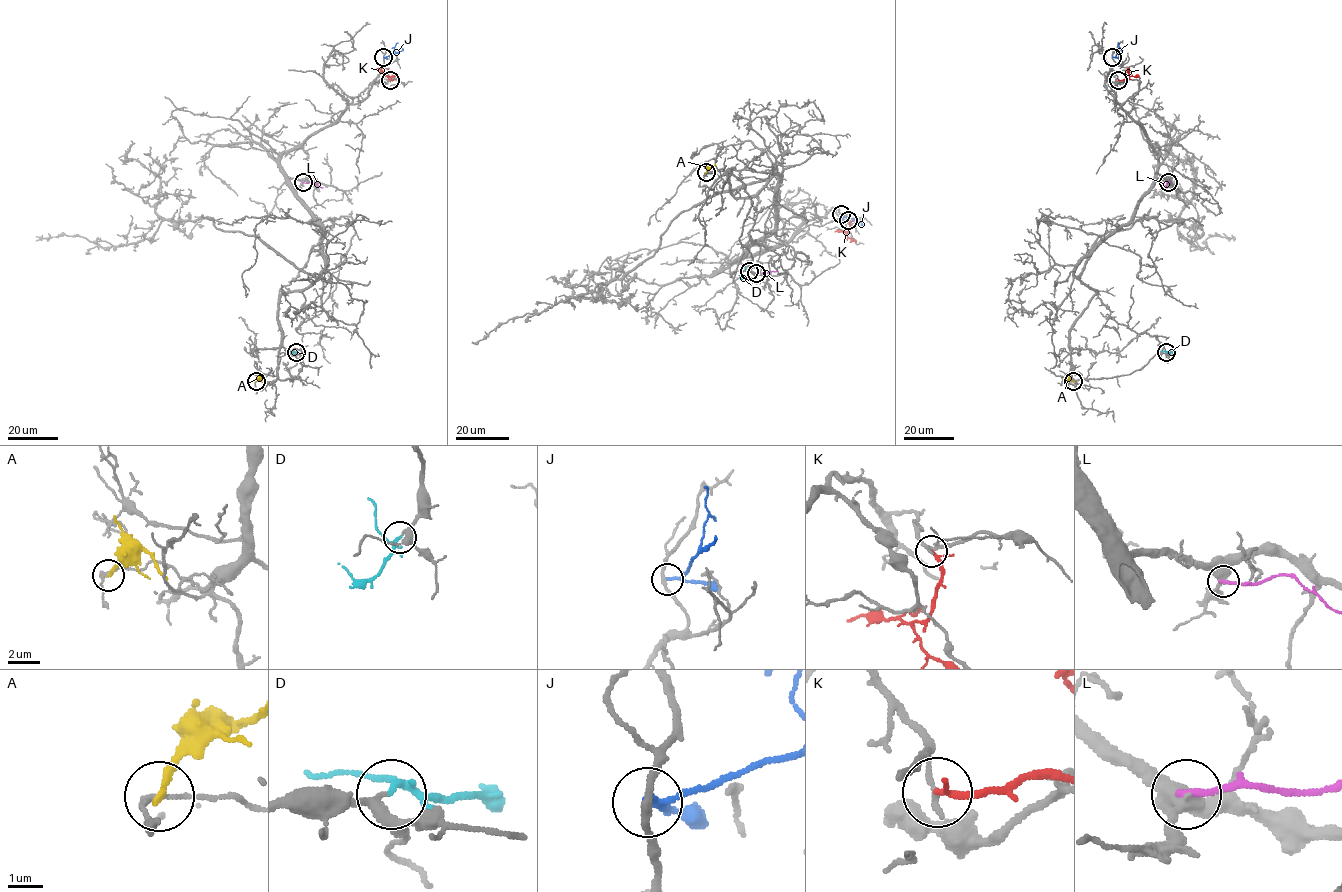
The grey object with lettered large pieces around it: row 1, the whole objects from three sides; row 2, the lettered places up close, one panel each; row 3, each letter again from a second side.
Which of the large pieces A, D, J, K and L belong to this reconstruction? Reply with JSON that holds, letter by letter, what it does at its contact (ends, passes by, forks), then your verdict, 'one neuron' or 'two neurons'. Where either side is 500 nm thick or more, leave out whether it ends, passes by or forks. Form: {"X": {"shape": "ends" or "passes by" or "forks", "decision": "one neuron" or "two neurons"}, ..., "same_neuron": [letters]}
{"A": {"shape": "ends", "decision": "two neurons"}, "D": {"shape": "passes by", "decision": "one neuron"}, "J": {"shape": "passes by", "decision": "two neurons"}, "K": {"shape": "passes by", "decision": "two neurons"}, "L": {"shape": "ends", "decision": "two neurons"}, "same_neuron": ["D"]}

